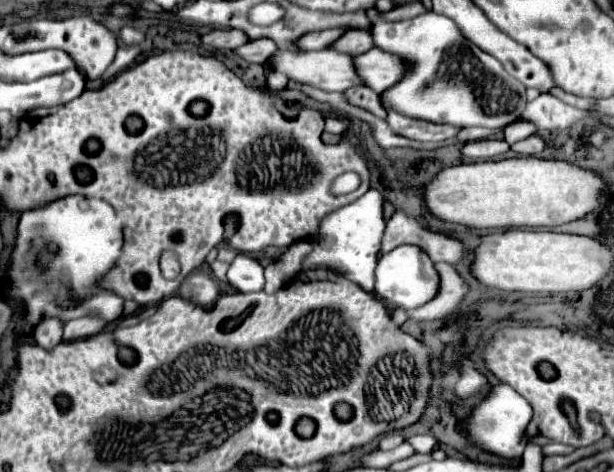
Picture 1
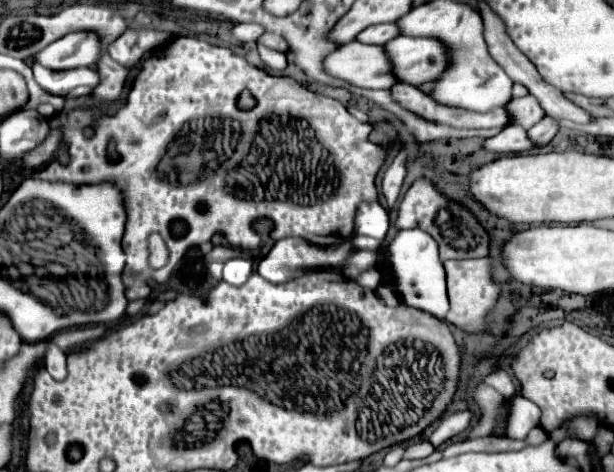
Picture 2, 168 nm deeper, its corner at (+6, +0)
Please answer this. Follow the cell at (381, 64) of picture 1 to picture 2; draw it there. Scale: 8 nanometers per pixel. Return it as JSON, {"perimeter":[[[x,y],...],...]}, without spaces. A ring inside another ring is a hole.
{"perimeter":[[[401,35],[389,41],[385,51],[391,53],[397,79],[415,87],[435,81],[449,67],[449,47],[435,37]]]}

